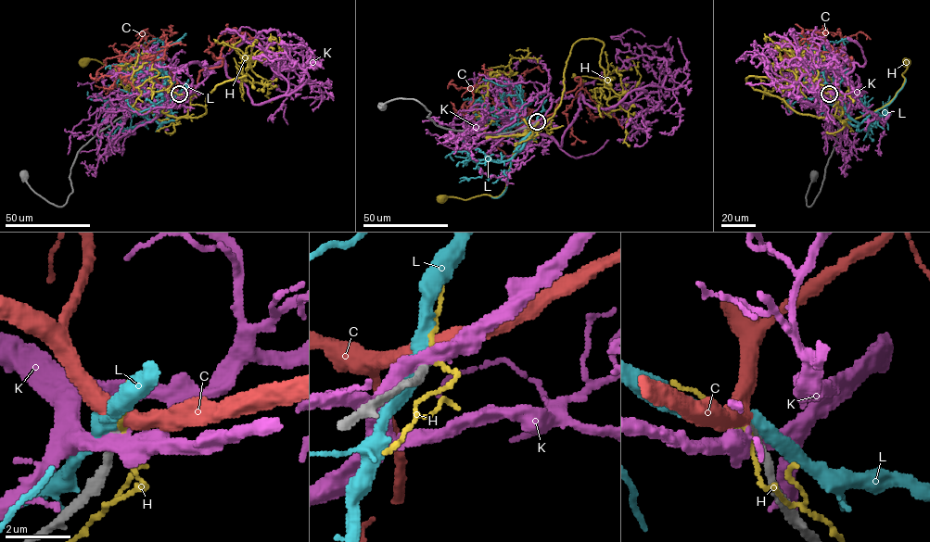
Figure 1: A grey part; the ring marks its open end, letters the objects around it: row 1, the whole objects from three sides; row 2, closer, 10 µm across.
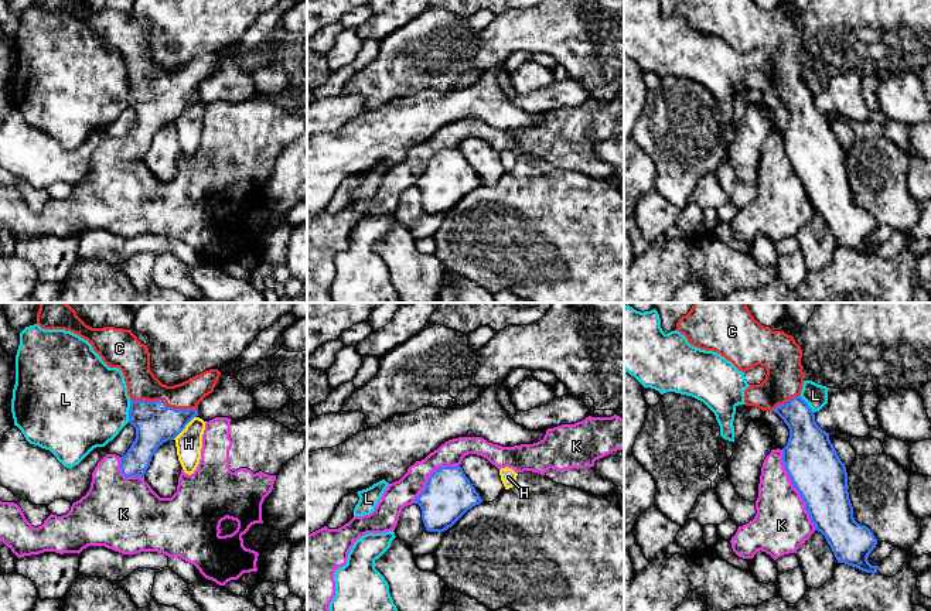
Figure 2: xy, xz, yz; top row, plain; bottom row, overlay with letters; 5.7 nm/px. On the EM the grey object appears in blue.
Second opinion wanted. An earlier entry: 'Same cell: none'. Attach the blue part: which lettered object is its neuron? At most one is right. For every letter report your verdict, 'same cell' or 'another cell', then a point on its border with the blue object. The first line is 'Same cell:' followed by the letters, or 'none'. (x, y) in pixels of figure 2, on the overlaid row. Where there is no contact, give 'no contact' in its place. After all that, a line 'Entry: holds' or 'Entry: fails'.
Same cell: C
C: same cell; contact xy (164, 402)
H: another cell; contact xy (184, 427)
K: another cell; contact yz (795, 488)
L: another cell; contact xy (129, 412)
Entry: fails

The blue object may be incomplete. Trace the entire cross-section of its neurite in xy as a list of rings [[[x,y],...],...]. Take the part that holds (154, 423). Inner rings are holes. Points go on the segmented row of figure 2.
[[[40,303],[37,324],[44,330],[65,330],[86,339],[93,351],[109,368],[119,368],[125,376],[127,395],[130,397],[129,423],[136,429],[136,438],[127,453],[120,457],[120,470],[125,477],[144,478],[151,457],[157,448],[174,440],[185,426],[198,416],[200,402],[214,392],[221,376],[218,369],[209,369],[188,380],[167,386],[163,385],[150,369],[150,352],[132,330],[103,327],[92,328],[86,325],[68,303]]]

